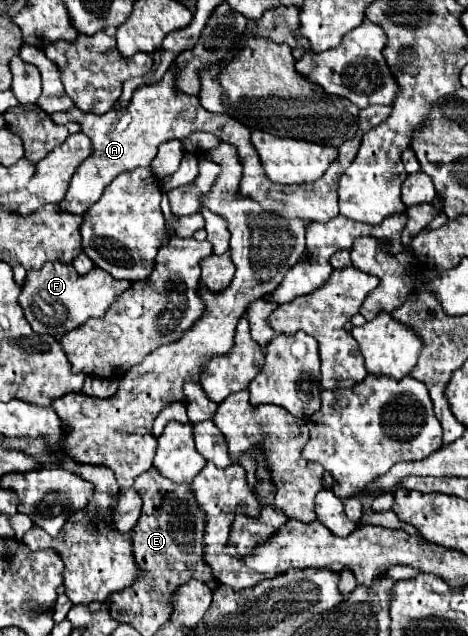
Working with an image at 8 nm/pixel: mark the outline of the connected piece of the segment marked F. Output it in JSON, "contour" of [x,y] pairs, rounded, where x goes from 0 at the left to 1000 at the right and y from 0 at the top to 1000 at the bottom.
{"contour":[[[105,412],[96,415],[96,421],[58,425],[41,478],[53,491],[58,506],[79,525],[109,525],[118,531],[130,531],[139,522],[169,516],[190,500],[224,497],[233,478],[241,478],[241,472],[259,465],[259,459],[267,459],[271,453],[271,440],[246,440],[220,421],[199,418],[194,428],[173,434],[152,415]]]}

